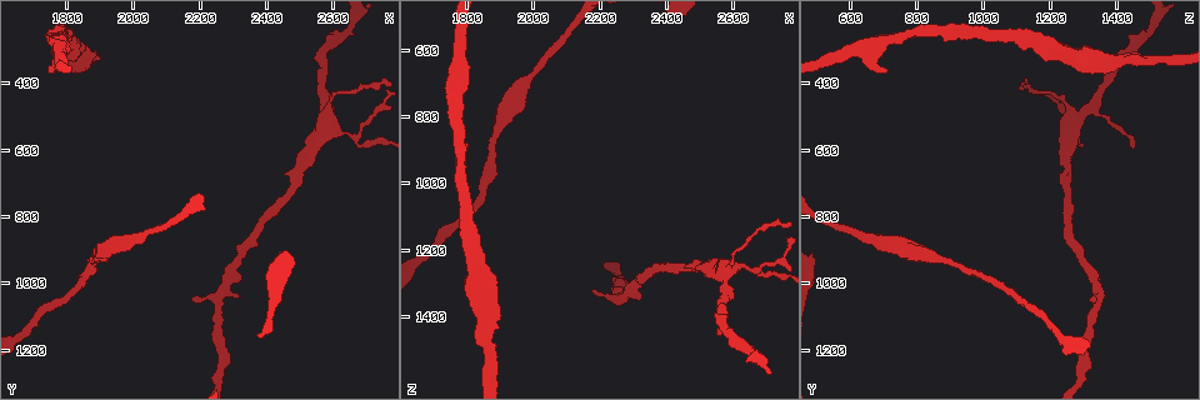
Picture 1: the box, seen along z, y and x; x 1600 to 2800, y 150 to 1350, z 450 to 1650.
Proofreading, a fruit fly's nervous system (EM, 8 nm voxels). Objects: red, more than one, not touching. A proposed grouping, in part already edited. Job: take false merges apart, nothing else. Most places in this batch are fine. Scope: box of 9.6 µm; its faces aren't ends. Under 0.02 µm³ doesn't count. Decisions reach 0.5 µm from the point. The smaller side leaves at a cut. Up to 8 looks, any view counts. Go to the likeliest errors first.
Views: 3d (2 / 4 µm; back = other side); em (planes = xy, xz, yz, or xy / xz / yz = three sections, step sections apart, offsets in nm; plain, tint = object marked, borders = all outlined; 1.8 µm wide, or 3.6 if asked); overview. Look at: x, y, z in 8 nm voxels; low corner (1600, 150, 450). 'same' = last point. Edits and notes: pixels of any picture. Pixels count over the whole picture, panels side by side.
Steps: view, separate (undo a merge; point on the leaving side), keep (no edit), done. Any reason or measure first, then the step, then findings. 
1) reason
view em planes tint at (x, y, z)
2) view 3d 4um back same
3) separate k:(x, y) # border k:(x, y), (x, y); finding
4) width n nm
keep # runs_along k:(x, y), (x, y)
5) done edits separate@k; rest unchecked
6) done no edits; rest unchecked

a fork
view 3d 2um back at (1780, 290, 660)

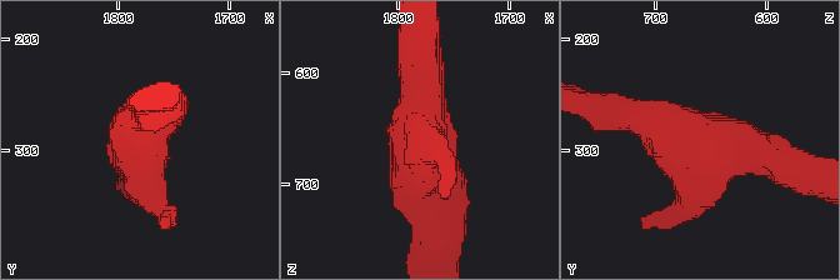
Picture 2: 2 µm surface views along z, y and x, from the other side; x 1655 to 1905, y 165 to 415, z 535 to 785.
now the EM
view em planes borders at (1778, 290, 668)

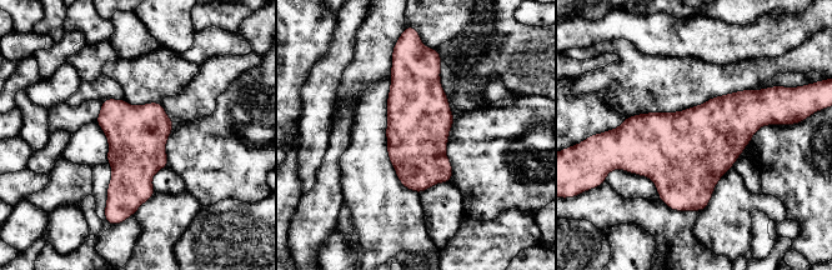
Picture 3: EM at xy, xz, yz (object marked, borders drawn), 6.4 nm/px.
keep # all the same cell

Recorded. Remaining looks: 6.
view 3d 4um at (2660, 240, 1510)

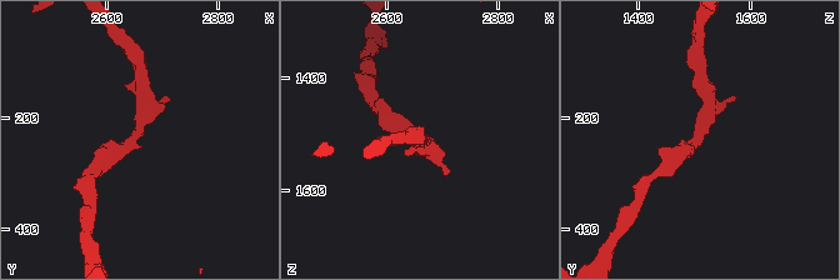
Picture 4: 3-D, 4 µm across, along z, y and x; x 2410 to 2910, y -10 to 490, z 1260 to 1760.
shape alone is not enough
view em planes tint at (2655, 225, 1505)

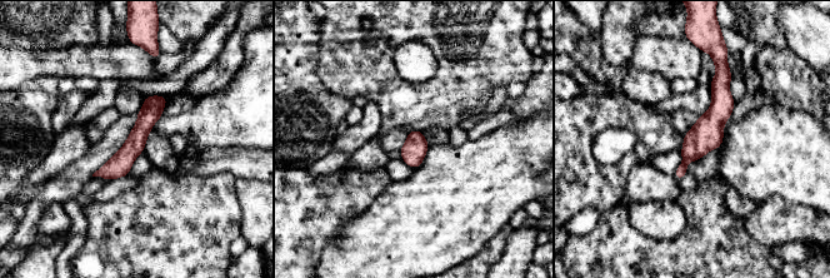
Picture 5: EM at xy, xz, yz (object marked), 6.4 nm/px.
width 140 nm
keep # runs_along 5:(720, 70), (720, 110), (678, 175); one cell here

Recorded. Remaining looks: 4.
calibre changes
view em 3.6um planes tint at (2020, 870, 650)

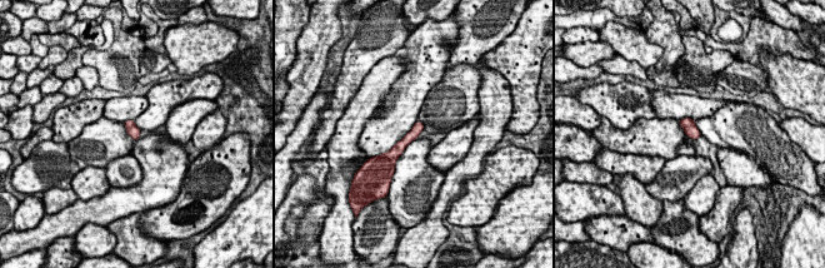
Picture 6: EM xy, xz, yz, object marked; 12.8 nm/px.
keep # runs_along 6:(420, 127), (391, 155), (386, 155); all the same cell

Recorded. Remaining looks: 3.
thick turns thin
view em xz step 4 tint at (1890, 910, 840)

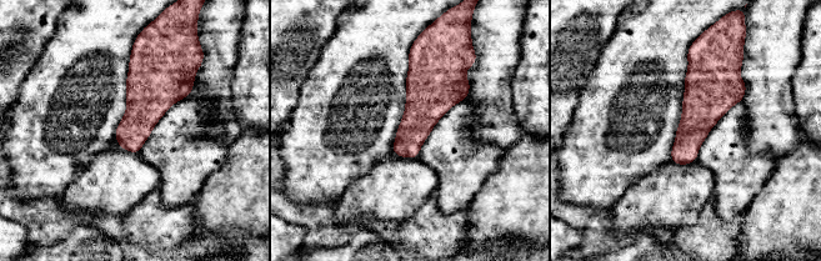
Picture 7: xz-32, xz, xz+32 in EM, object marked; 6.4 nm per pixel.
width 220 nm
keep # continuous, no second cell

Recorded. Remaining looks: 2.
done no edits; rest unchecked

